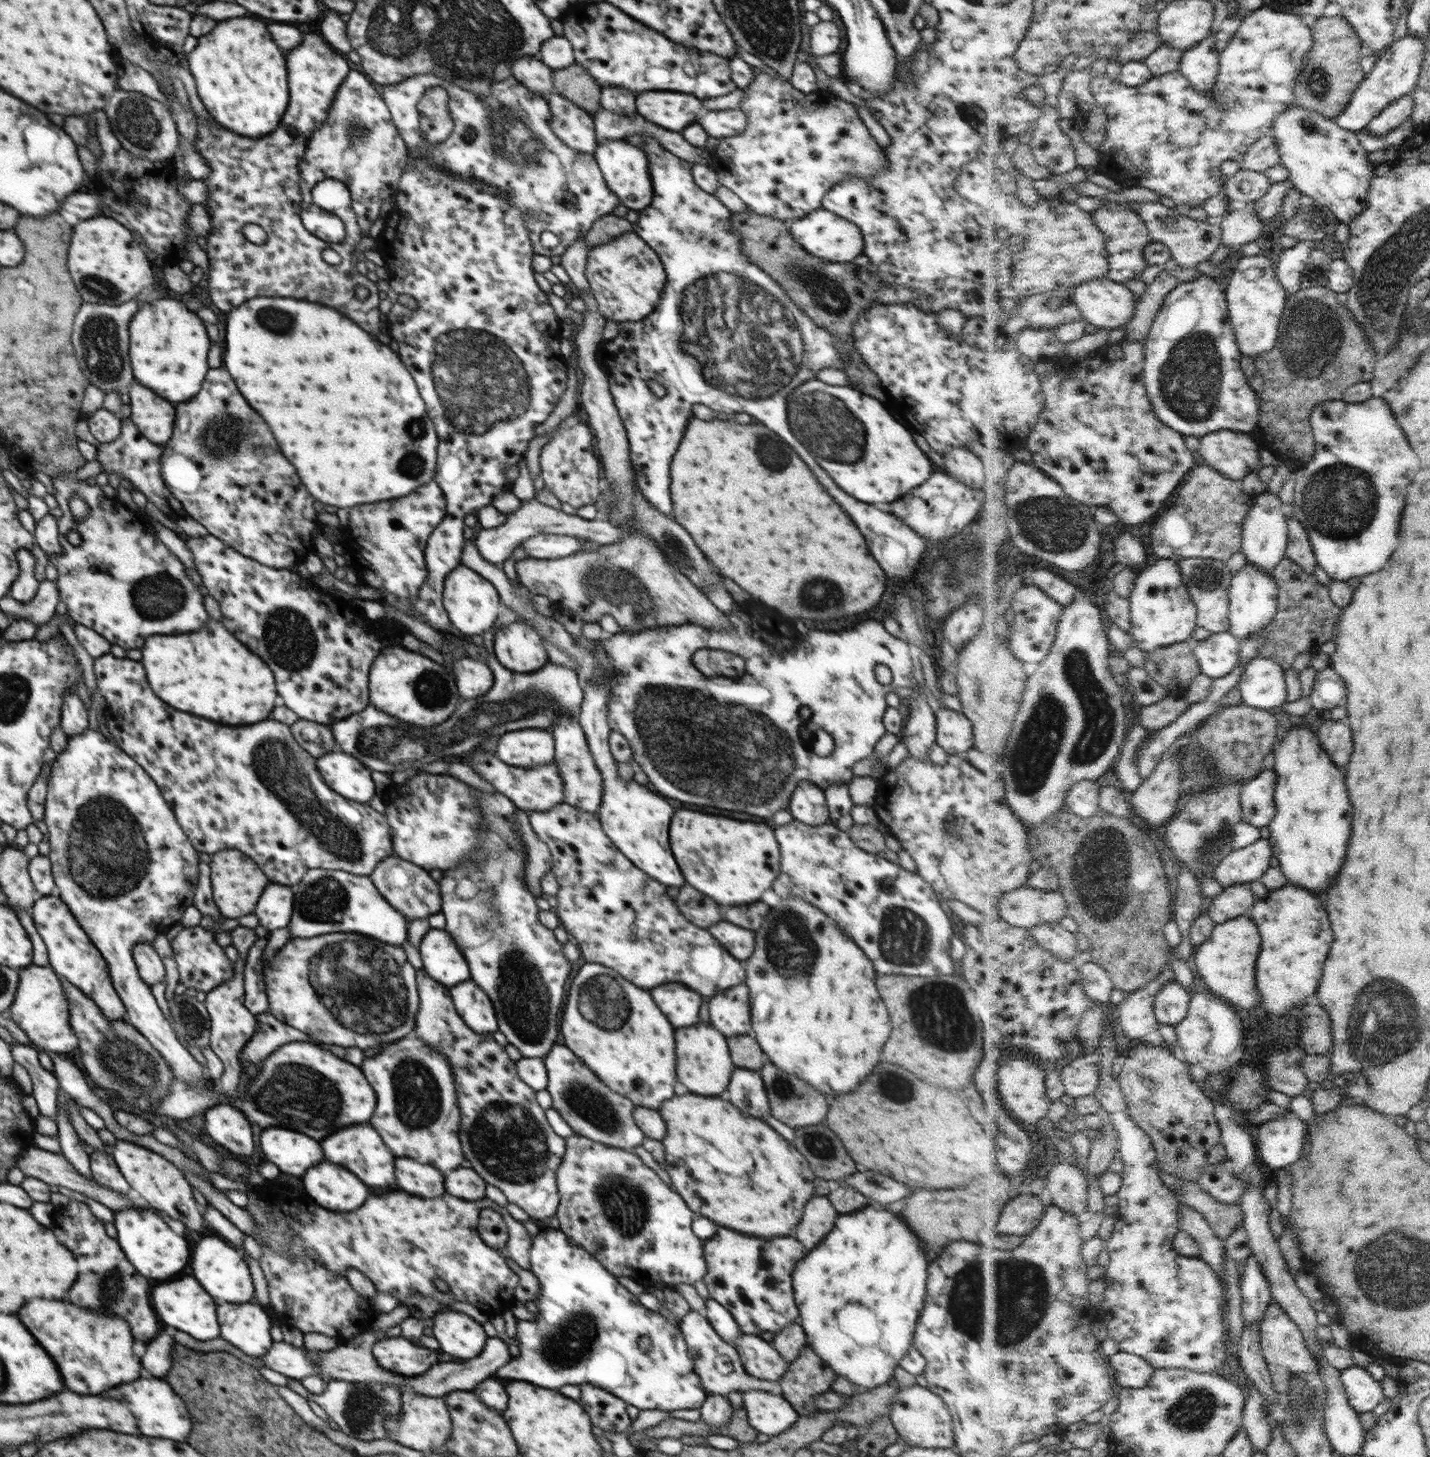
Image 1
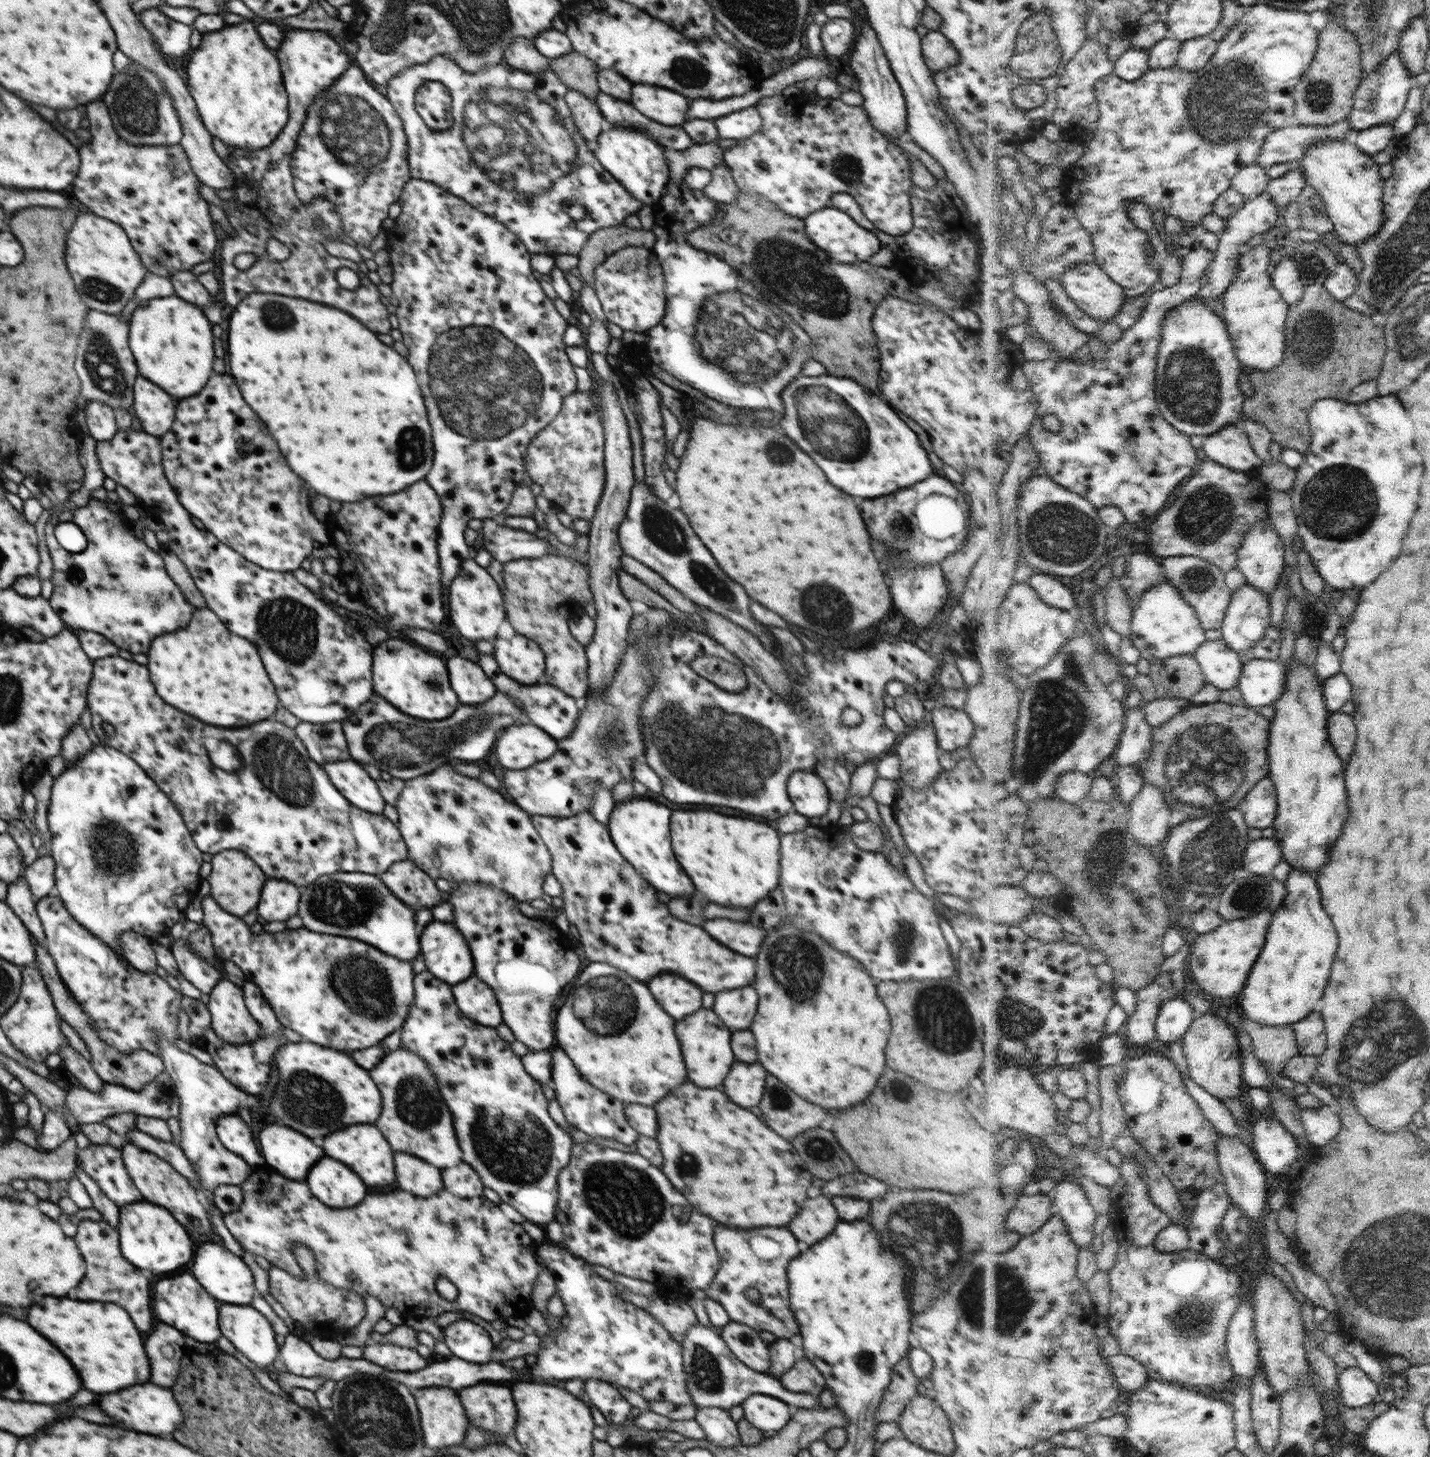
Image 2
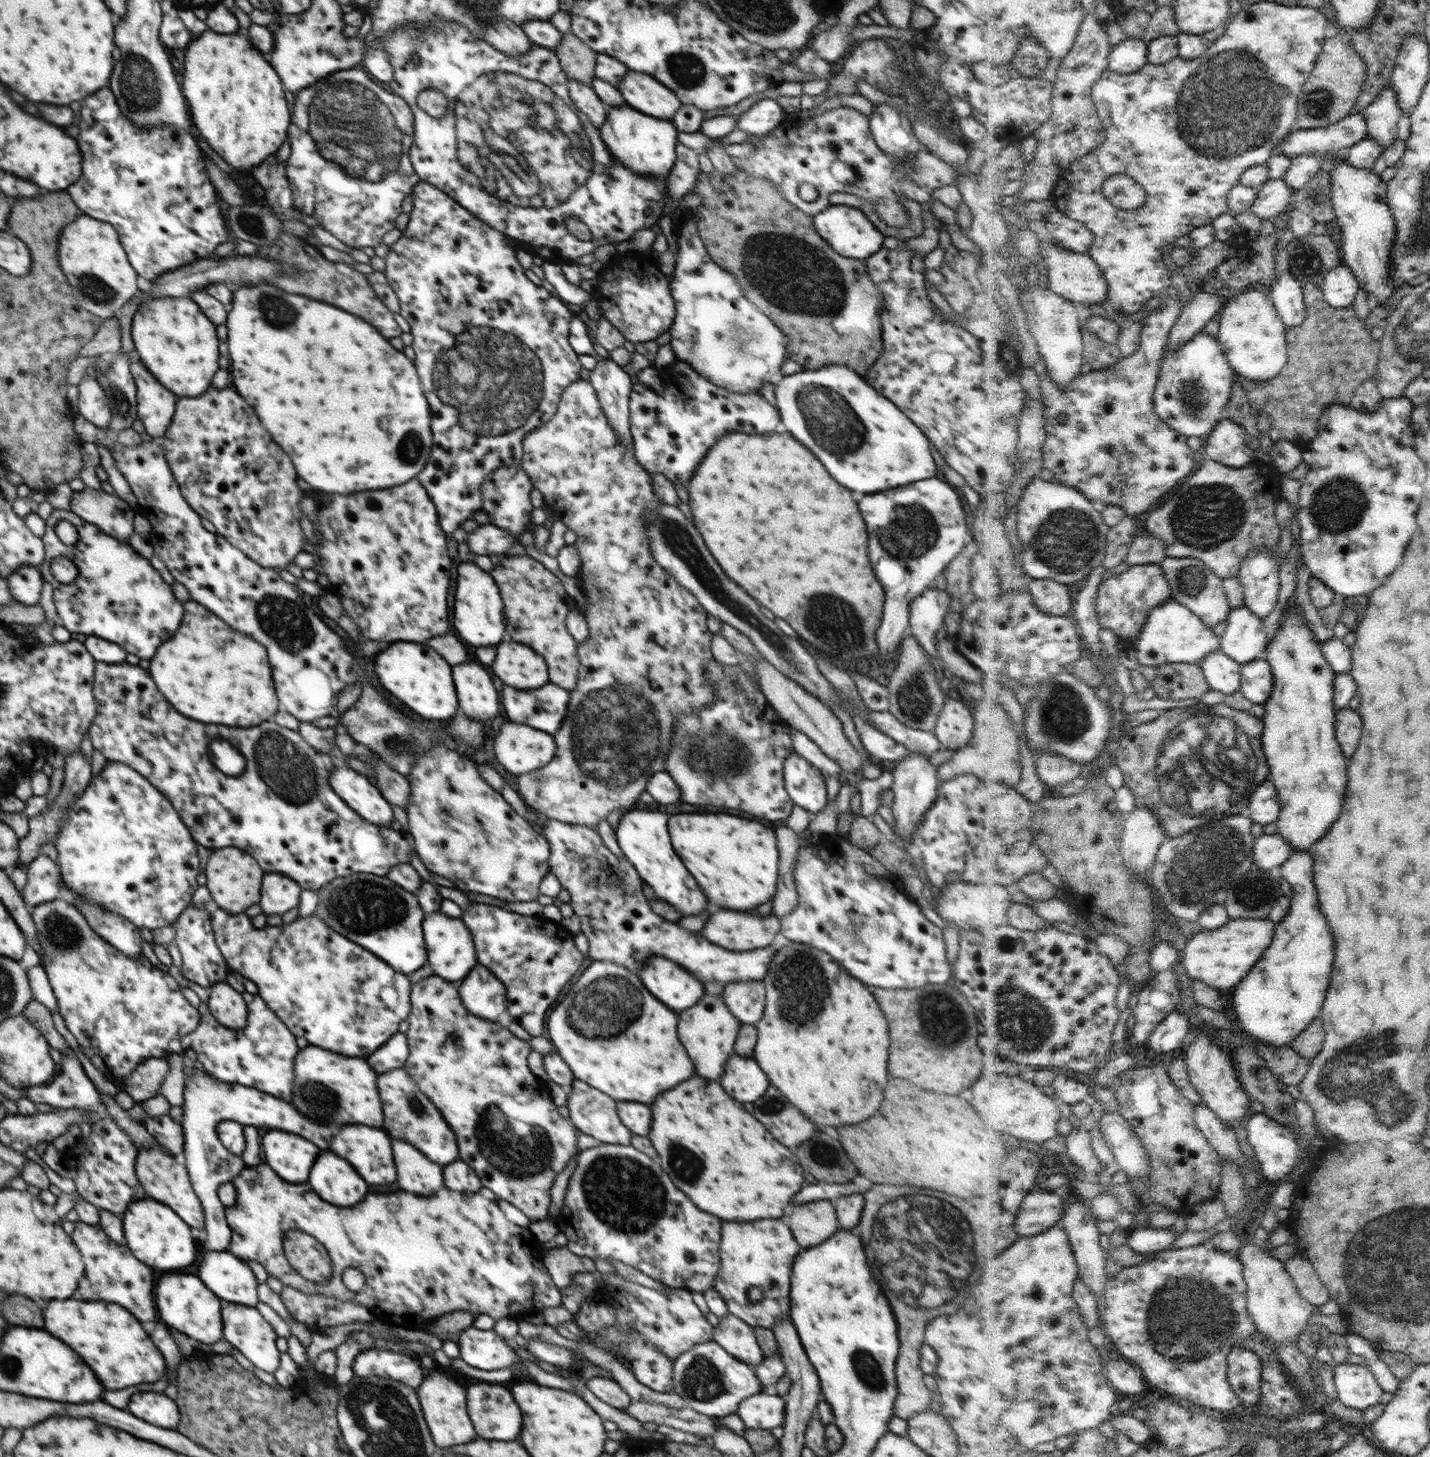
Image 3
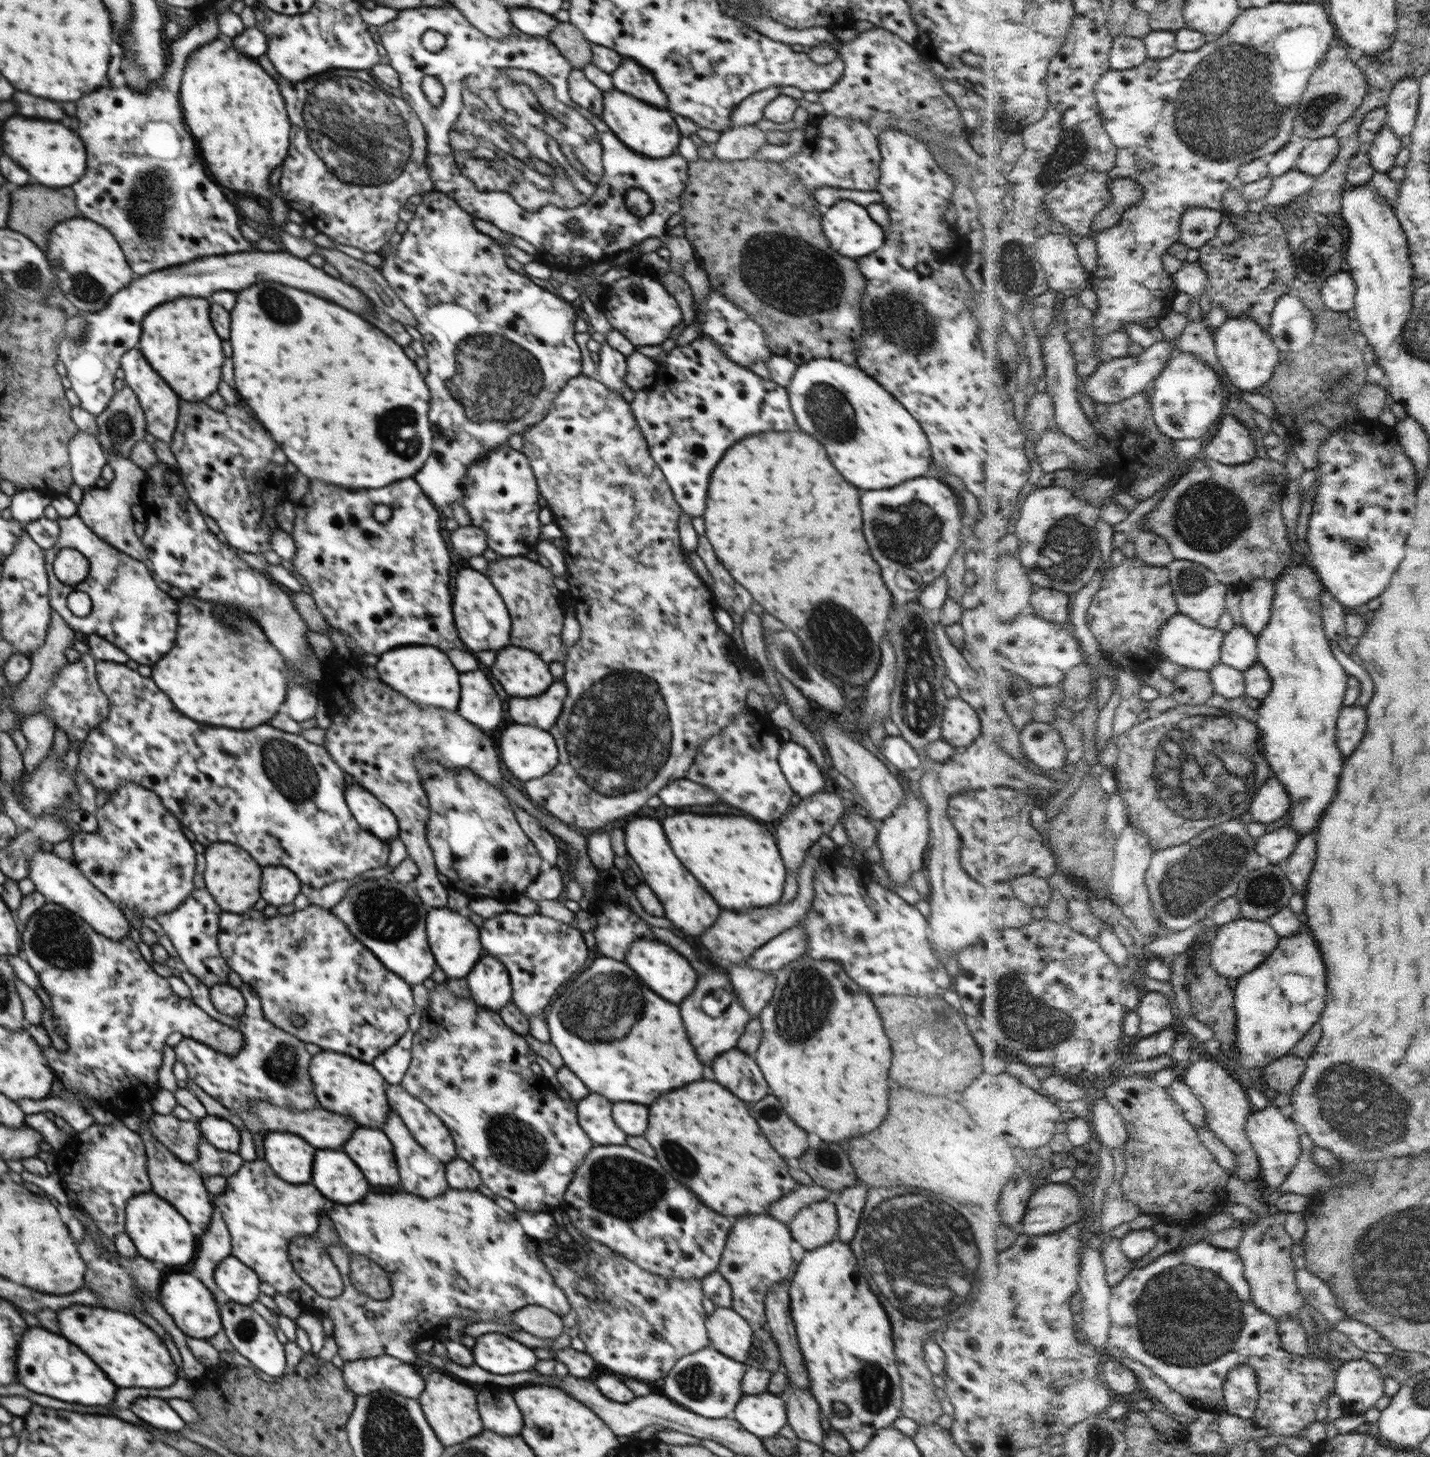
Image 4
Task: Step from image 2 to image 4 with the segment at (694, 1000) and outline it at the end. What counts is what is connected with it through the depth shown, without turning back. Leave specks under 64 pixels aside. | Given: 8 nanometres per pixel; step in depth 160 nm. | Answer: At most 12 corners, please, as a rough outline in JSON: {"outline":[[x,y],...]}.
{"outline":[[657,938],[624,960],[658,996],[679,1005],[694,990],[690,962]]}

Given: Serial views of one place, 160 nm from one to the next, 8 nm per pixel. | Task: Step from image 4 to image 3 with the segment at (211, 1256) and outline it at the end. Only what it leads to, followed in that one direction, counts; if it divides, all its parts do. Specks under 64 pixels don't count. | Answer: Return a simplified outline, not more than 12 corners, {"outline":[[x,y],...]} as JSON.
{"outline":[[185,1074],[186,1168],[207,1252],[231,1228],[218,1187],[247,1165],[222,1121],[268,1126],[328,1148],[334,1132],[260,1090]]}

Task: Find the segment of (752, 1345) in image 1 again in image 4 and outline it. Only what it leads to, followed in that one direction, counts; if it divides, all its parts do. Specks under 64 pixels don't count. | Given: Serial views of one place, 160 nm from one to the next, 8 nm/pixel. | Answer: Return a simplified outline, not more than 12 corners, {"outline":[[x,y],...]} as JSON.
{"outline":[[732,1308],[706,1317],[710,1346],[746,1364],[753,1326]]}

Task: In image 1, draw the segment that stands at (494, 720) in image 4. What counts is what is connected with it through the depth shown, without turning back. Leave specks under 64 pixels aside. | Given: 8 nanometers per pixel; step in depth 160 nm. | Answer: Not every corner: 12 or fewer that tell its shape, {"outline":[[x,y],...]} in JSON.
{"outline":[[456,660],[451,672],[463,700],[492,688],[492,670],[479,660]]}

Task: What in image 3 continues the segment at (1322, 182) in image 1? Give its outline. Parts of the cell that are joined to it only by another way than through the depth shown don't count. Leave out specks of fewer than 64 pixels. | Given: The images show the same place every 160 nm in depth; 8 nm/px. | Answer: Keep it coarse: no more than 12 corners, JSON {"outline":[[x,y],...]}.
{"outline":[[1339,162],[1344,262],[1384,305],[1399,289],[1389,182]]}

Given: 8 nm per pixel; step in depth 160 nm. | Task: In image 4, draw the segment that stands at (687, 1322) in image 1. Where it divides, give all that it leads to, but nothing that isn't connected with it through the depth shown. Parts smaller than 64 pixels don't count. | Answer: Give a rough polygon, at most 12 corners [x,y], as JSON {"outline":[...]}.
{"outline":[[712,1346],[679,1358],[661,1390],[706,1418],[731,1417],[747,1365]]}

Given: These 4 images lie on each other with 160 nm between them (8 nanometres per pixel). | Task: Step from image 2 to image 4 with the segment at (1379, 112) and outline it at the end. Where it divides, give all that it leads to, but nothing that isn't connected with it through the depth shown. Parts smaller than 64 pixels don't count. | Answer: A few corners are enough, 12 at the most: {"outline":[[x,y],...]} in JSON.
{"outline":[[1387,124],[1369,150],[1374,168],[1398,166],[1403,139]]}

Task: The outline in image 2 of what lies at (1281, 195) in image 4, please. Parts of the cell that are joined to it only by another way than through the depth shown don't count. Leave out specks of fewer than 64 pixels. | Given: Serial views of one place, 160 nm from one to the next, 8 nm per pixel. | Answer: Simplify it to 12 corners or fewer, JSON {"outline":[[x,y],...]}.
{"outline":[[1268,190],[1229,219],[1200,292],[1206,303],[1232,287],[1241,248],[1282,218]]}

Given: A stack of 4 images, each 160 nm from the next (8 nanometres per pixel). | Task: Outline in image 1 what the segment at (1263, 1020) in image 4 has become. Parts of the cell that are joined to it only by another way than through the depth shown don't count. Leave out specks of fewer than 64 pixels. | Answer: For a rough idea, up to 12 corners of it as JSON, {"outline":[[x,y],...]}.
{"outline":[[1292,882],[1257,900],[1267,1015],[1319,992],[1336,942],[1328,896]]}

